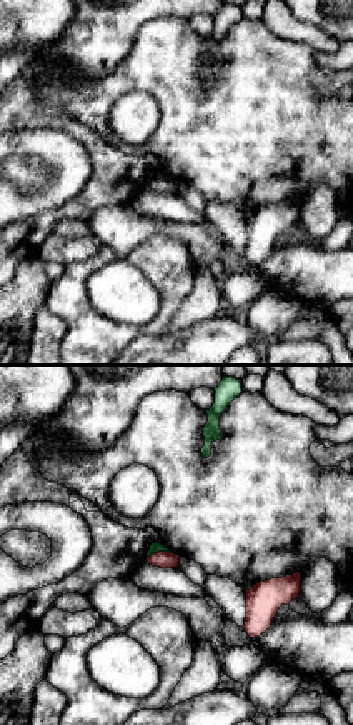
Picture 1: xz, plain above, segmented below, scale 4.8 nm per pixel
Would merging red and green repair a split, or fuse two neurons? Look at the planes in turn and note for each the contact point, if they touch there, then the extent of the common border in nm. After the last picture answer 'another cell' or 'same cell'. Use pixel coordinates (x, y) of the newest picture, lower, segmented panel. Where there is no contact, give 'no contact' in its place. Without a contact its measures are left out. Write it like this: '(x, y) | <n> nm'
(160, 552) | 150 nm

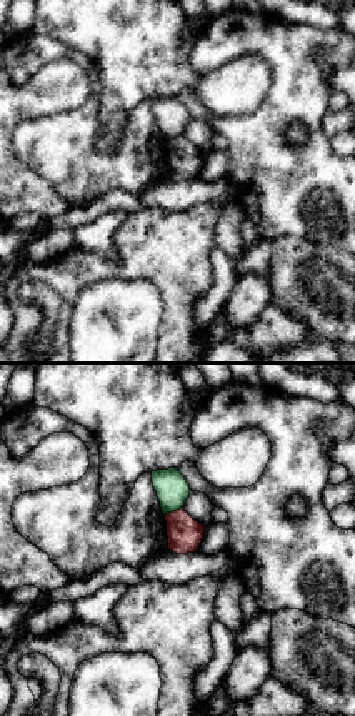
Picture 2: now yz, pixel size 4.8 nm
(174, 512) | 100 nm

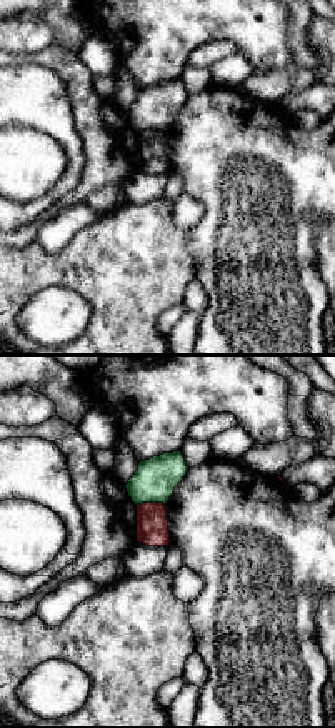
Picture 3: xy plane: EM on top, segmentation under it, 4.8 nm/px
(150, 503) | 140 nm

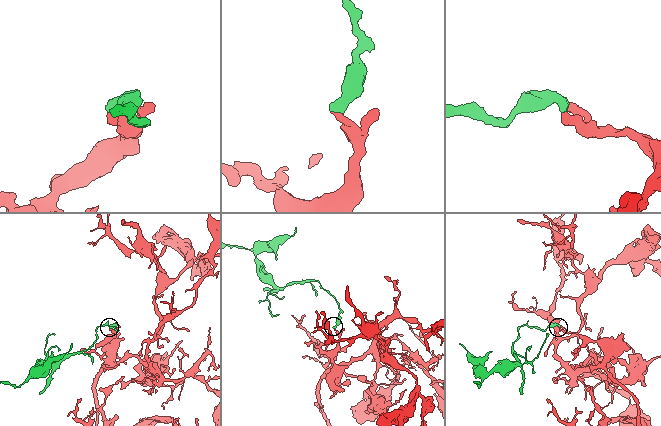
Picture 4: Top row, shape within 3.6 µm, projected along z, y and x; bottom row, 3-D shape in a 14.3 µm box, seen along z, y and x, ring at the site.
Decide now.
another cell

